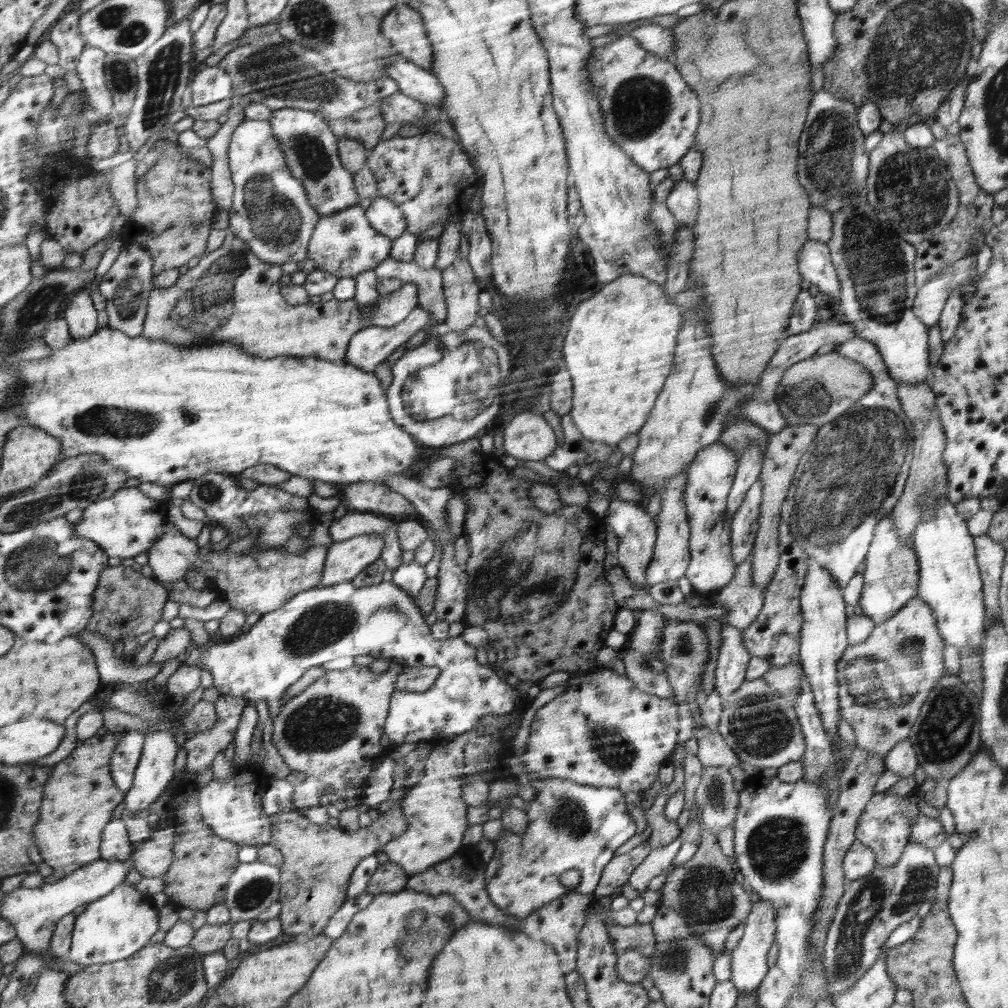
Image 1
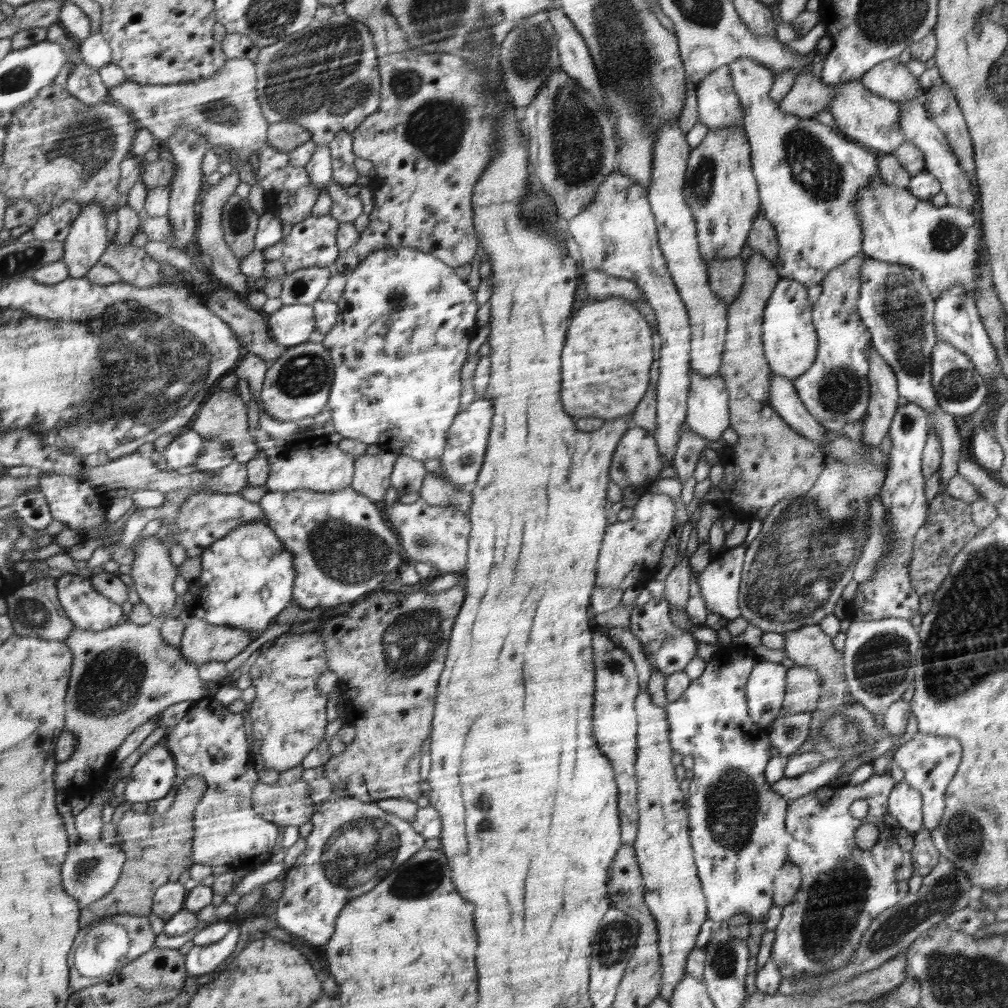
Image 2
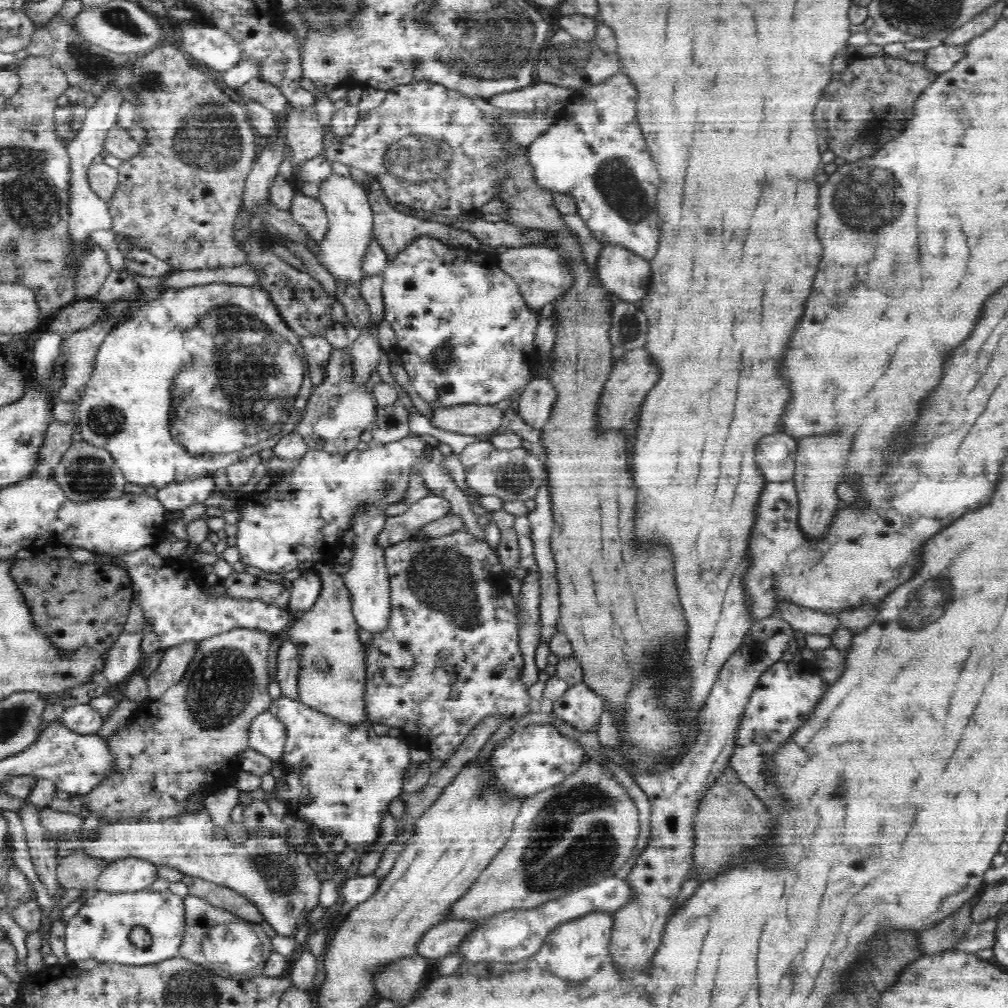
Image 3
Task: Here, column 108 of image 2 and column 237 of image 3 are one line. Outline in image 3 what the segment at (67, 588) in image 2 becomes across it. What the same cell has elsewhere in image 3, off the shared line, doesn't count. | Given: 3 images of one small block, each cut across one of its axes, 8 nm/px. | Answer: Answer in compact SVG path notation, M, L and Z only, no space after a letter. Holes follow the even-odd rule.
M152 545L120 553L100 552L99 549L91 551L94 555L98 555L102 565L112 565L125 572L128 586L133 592L132 602L138 604L138 610L144 616L145 623L153 624L152 632L156 634L162 649L179 647L180 644L190 642L199 643L236 629L254 629L281 634L285 633L292 624L293 619L288 615L288 610L279 605L266 604L262 600L251 600L246 597L232 597L228 592L216 596L212 592L215 584L208 584L204 577L206 574L200 569L190 568L189 562L182 561L179 557L162 556L153 549Z

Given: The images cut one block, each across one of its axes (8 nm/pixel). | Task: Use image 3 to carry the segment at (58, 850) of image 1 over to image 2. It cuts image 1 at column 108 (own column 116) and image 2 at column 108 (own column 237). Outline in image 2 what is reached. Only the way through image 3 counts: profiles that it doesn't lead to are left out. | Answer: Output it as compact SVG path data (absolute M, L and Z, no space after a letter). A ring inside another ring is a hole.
M126 620L117 627L112 627L102 632L94 632L76 626L76 630L72 632L72 636L68 638L67 643L74 650L75 663L73 668L74 676L72 676L72 684L70 684L70 694L68 694L68 724L66 724L66 730L74 732L74 735L78 740L78 750L76 750L76 753L72 755L70 760L63 763L60 762L58 765L58 791L62 790L62 796L67 796L70 801L74 800L74 810L78 808L78 810L76 810L78 814L88 814L88 810L92 810L94 806L108 806L108 804L114 800L113 788L108 789L104 787L106 780L108 780L109 771L116 768L116 766L113 766L115 762L112 754L116 754L116 752L122 748L122 744L126 743L126 740L128 740L128 738L130 738L130 736L132 736L132 734L134 734L140 726L144 726L144 724L146 724L149 720L152 720L154 716L158 717L159 715L162 715L162 712L166 712L166 710L168 710L170 706L174 706L174 704L180 704L180 702L186 702L186 700L197 703L202 700L202 698L208 697L208 695L216 695L217 687L203 680L201 677L200 665L186 658L185 652L182 651L181 647L171 645L169 641L165 639L161 625L156 622L141 625L130 620Z

